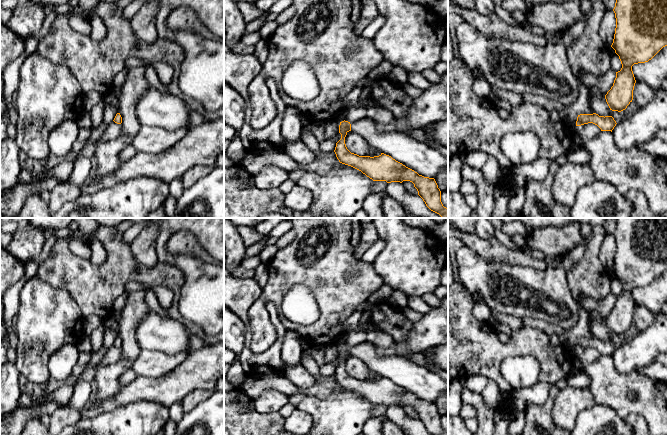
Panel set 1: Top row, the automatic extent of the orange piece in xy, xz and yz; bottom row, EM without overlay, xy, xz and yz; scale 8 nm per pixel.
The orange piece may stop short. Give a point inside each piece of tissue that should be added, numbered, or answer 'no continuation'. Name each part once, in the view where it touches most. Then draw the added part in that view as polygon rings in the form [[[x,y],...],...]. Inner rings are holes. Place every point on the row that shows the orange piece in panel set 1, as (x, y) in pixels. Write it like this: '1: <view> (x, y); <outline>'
1: xz (353, 113); [[[351,106],[345,109],[346,109],[345,121],[348,121],[350,124],[367,116],[362,106]]]

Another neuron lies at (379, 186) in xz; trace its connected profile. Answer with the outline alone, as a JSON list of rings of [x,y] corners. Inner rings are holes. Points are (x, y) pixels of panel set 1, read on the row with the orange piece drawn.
[[[375,181],[373,188],[372,188],[372,193],[385,192],[387,184],[388,183],[386,181]]]

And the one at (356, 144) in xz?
[[[349,132],[345,137],[347,149],[359,156],[365,156],[370,151],[369,143],[360,135]]]

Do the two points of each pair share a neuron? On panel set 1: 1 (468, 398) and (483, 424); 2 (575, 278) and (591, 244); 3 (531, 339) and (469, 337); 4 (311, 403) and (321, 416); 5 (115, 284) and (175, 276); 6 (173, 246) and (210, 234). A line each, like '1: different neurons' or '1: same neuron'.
1: same neuron
2: same neuron
3: same neuron
4: same neuron
5: same neuron
6: different neurons

